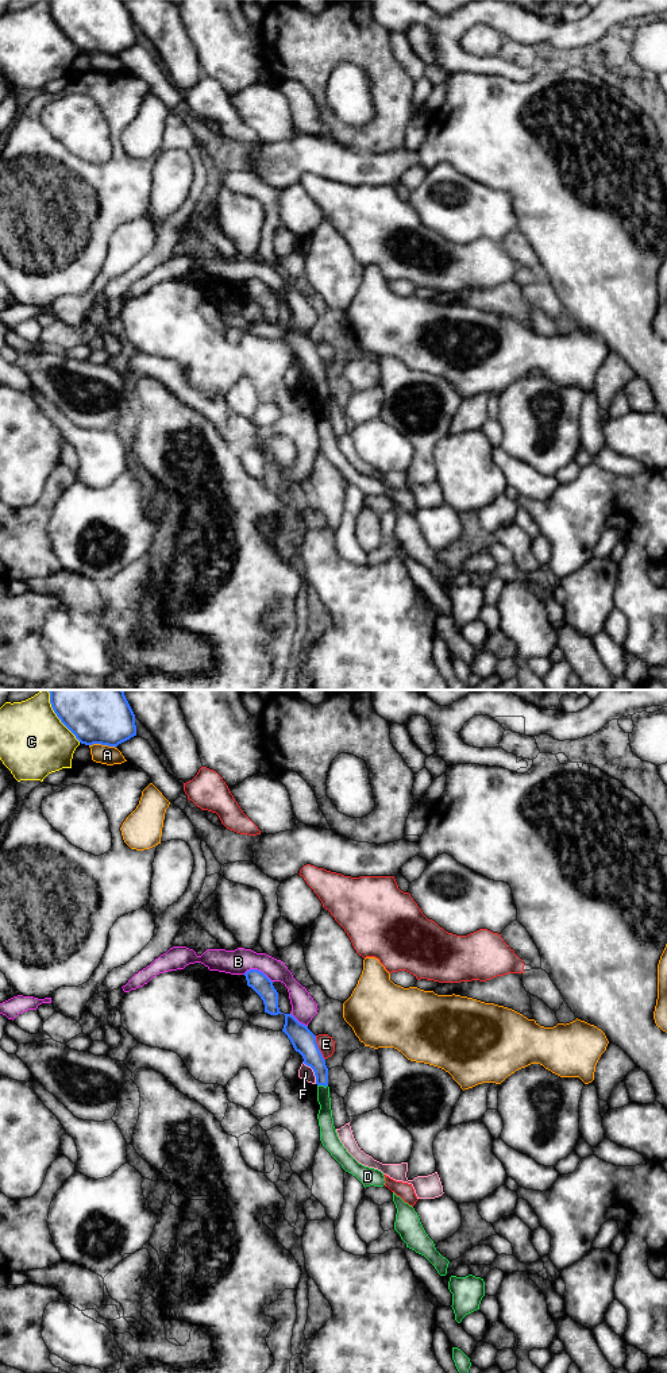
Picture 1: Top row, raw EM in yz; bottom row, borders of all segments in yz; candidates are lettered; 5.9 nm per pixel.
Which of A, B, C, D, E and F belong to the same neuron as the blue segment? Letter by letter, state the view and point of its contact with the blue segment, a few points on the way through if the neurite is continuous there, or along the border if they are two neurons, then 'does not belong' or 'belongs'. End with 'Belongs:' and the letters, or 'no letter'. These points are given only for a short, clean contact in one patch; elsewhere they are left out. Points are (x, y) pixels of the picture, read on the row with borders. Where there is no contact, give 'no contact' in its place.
A: yz (103, 744) | does not belong
B: yz (257, 970) | does not belong
C: yz (57, 716) | does not belong
D: yz (323, 1084) | along yz (317, 1084), (327, 1086) | does not belong
E: yz (317, 1048) | does not belong
F: yz (313, 1071) | along yz (303, 1061), (312, 1069), (316, 1083) | does not belong
Belongs: no letter

